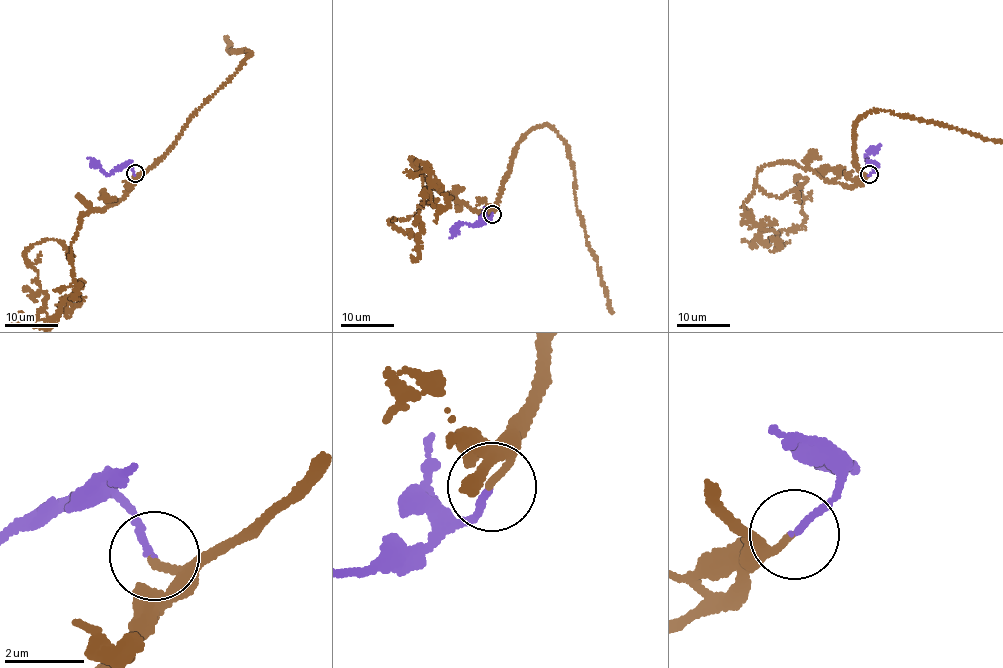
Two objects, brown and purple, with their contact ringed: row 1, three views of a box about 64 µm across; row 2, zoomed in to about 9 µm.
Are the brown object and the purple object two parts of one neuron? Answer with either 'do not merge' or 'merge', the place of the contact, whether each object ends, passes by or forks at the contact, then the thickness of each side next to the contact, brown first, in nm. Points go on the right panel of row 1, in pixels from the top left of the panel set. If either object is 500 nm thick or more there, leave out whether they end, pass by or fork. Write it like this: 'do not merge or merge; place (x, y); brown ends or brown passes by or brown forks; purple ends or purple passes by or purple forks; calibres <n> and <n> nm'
merge; place (869, 174); brown ends; purple ends; calibres 180 and 160 nm

